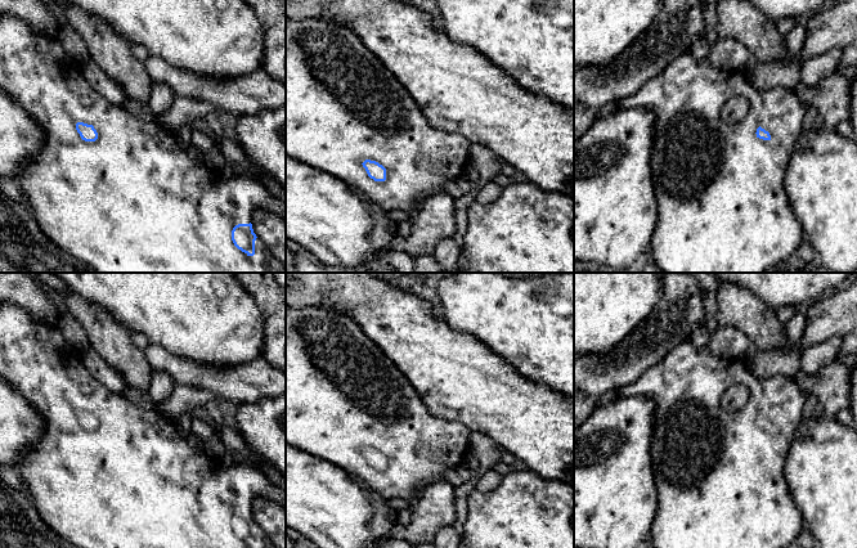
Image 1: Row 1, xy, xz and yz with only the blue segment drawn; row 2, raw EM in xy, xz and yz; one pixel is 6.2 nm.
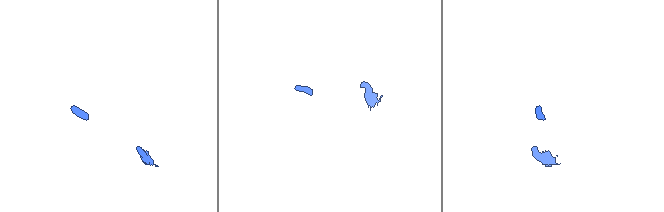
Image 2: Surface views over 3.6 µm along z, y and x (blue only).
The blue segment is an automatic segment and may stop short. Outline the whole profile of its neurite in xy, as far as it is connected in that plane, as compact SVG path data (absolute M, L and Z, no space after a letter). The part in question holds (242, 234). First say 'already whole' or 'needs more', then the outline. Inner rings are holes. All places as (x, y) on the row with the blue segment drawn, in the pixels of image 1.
needs more; M4 14L0 15L0 87L4 89L21 107L22 109L37 123L44 131L42 147L39 153L33 157L30 157L21 171L15 176L15 181L19 184L22 192L28 199L28 206L31 214L33 215L36 223L40 225L41 232L58 247L71 253L73 257L77 257L82 262L88 264L97 273L286 273L286 266L268 250L268 247L256 237L252 229L252 215L259 210L270 210L277 216L282 217L286 221L286 201L281 201L273 197L266 188L250 178L233 174L230 178L225 179L219 172L208 169L203 162L192 158L187 149L183 149L178 140L176 135L163 126L161 126L156 120L151 122L142 121L136 116L125 111L121 105L115 105L102 96L84 77L81 71L81 62L73 59L62 46L58 39L48 37L41 33L37 33L26 21L12 15Z

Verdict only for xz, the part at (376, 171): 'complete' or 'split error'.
split error

